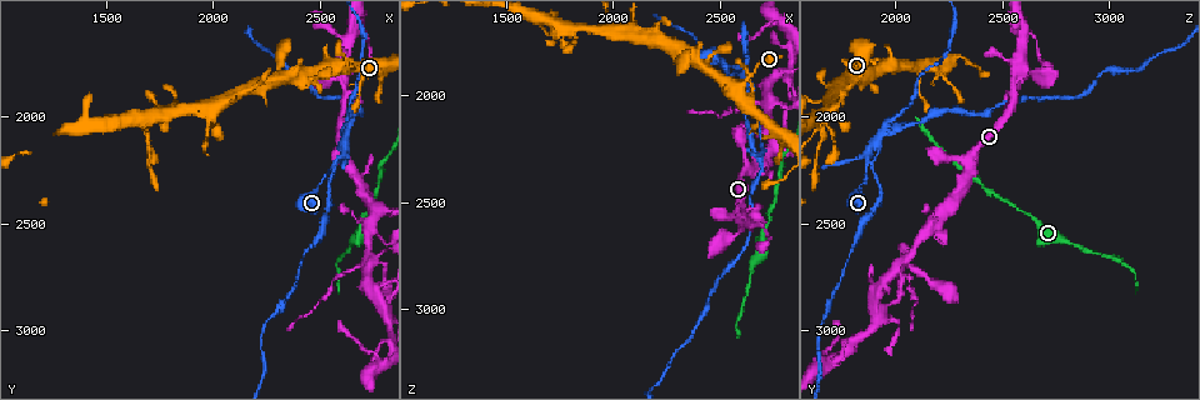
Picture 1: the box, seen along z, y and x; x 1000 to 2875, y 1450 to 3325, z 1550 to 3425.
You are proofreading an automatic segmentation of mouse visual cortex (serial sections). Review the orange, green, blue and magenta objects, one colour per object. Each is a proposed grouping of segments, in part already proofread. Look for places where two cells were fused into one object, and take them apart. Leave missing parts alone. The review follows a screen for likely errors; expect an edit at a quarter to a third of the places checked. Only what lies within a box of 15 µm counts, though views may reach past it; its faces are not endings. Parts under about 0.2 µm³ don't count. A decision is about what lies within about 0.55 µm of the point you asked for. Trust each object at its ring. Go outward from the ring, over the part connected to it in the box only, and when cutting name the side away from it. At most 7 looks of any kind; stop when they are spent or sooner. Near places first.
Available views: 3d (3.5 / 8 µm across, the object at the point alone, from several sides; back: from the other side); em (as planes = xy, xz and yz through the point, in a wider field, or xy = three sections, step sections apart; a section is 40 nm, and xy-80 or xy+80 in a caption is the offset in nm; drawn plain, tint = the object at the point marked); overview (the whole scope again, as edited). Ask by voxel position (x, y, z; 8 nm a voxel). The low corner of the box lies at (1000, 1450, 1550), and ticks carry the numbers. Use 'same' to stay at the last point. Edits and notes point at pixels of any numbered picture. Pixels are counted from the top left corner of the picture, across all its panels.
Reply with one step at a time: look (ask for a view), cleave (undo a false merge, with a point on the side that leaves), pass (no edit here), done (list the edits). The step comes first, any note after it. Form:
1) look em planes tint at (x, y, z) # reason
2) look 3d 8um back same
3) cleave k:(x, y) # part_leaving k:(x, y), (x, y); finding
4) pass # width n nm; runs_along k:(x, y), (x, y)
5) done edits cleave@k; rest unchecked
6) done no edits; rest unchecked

look 3d 3.5um at (2620, 1800, 2590) # a fork

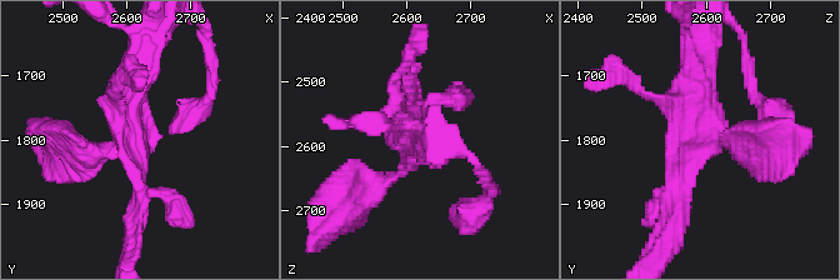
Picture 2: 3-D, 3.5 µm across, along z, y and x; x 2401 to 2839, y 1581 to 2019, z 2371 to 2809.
look em xy step 5 tint at (2620, 1810, 2585)

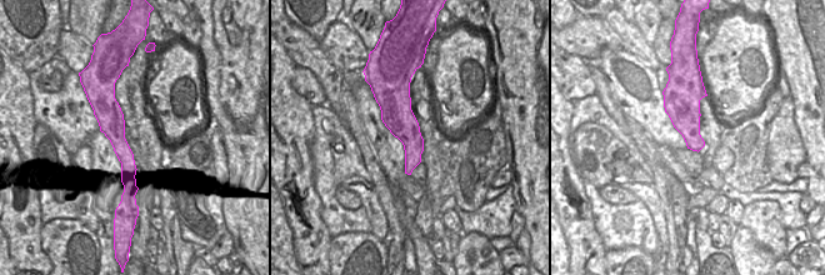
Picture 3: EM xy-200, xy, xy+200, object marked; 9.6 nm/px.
pass # runs_along 2:(675, 221), (695, 64); all the same cell

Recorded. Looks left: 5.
look 3d 3.5um at (2740, 2520, 2150) # thick turns thin

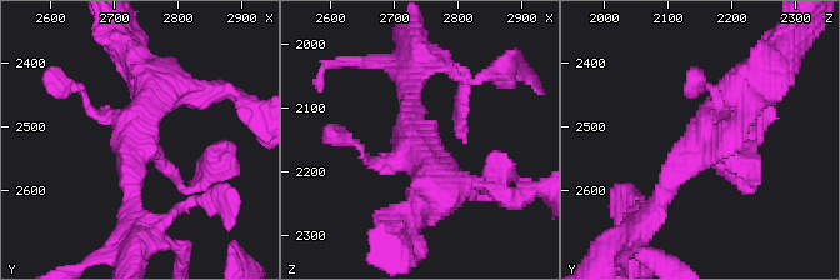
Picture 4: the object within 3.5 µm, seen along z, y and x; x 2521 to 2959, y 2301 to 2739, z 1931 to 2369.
look em planes plain at (2735, 2510, 2160)

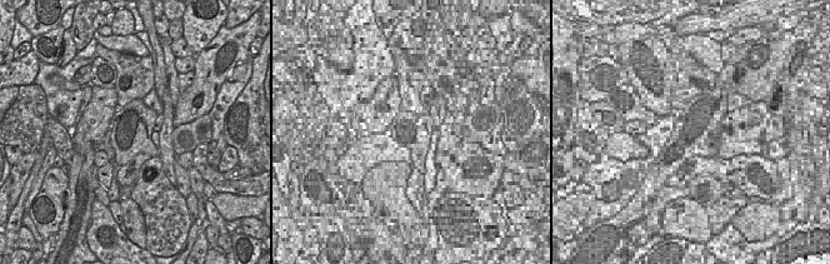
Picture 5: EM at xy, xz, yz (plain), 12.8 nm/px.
look em planes tint same # where the object lies

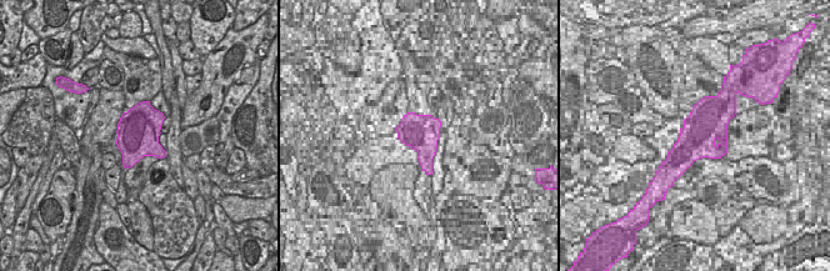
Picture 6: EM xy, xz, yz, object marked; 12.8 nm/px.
pass # width 550 nm; runs_along 4:(755, 79), (710, 125), (656, 205); all the same cell

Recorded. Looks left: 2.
look 3d 3.5um at (2590, 2190, 1880) # side arm on a straight run

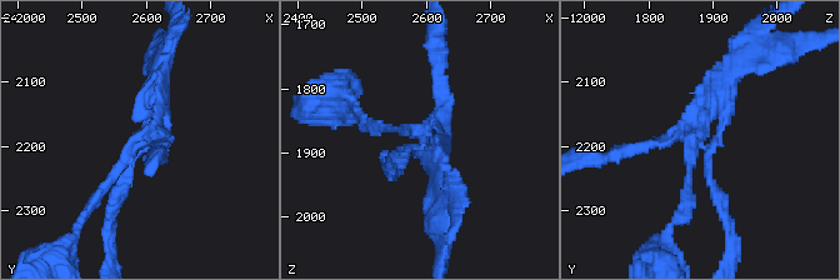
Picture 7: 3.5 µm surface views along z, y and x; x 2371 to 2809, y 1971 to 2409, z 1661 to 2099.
look em planes tint at (2575, 2205, 1870) # need the tissue

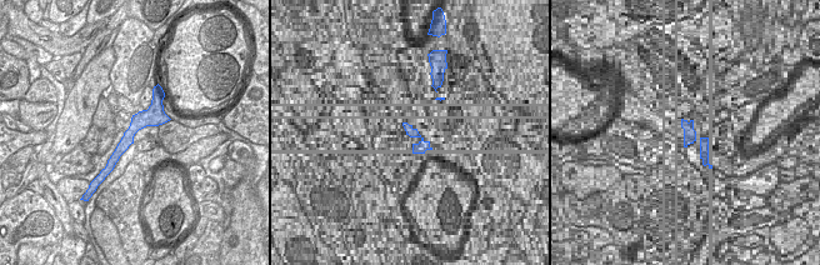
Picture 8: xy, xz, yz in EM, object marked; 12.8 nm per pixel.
cleave 7:(123, 189) # width 220 nm; part_leaving 7:(704, 148), (730, 225), (730, 259); a second cell is stuck on

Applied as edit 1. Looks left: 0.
done edits cleave@7; rest unchecked

